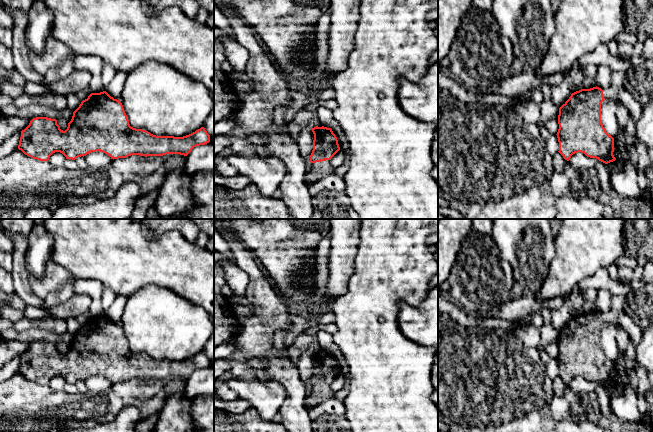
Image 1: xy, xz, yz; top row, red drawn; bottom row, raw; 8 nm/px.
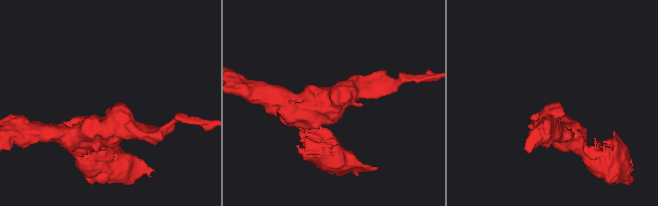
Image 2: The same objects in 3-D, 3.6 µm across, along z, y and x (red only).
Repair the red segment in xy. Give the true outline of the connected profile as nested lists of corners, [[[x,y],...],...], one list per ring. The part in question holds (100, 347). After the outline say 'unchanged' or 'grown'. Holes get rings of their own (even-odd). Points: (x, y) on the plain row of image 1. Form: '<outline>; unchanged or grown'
[[[106,315],[91,317],[73,336],[65,355],[56,343],[33,342],[21,355],[18,373],[40,385],[48,385],[55,376],[75,384],[91,376],[100,375],[111,383],[131,379],[187,380],[194,371],[210,366],[204,351],[183,360],[156,360],[130,350],[122,327]]]; unchanged

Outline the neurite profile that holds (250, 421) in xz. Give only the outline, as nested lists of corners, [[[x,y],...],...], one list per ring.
[[[255,408],[236,415],[214,409],[214,432],[287,432],[276,422],[263,420]]]

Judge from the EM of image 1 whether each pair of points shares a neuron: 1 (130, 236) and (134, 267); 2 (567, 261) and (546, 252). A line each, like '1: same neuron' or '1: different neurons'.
1: same neuron
2: different neurons

